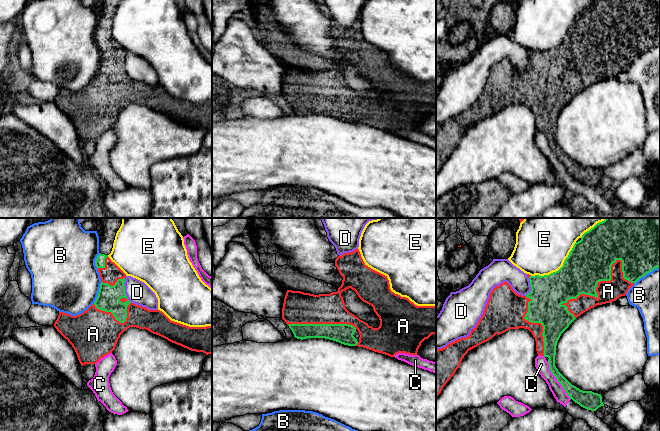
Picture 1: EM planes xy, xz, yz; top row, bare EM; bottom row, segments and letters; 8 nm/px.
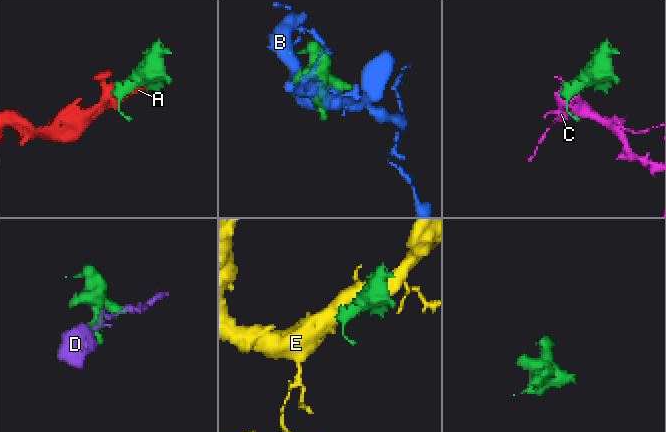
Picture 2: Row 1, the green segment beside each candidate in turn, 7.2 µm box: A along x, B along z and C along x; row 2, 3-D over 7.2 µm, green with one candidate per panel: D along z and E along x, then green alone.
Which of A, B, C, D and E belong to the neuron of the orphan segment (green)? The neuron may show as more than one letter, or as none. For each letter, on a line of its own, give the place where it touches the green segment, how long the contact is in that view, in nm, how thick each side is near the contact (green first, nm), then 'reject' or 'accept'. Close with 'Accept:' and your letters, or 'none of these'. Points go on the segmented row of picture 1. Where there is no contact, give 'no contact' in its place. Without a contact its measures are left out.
A: yz (604, 280) | 600 nm | 360/180 nm | accept
B: xy (98, 292) | 180 nm | 190/500 nm | reject
C: yz (557, 380) | 360 nm | 120/110 nm | reject
D: xy (124, 290) | 200 nm | 190/190 nm | reject
E: yz (559, 269) | 460 nm | 360/440 nm | reject
Accept: A

